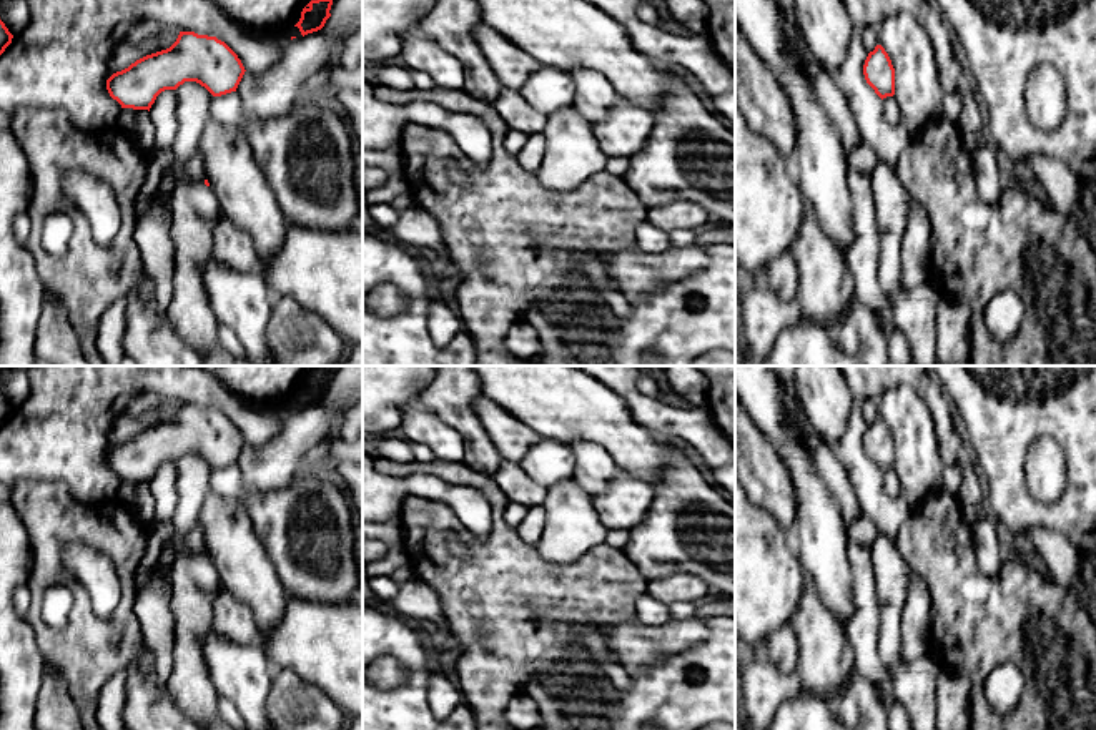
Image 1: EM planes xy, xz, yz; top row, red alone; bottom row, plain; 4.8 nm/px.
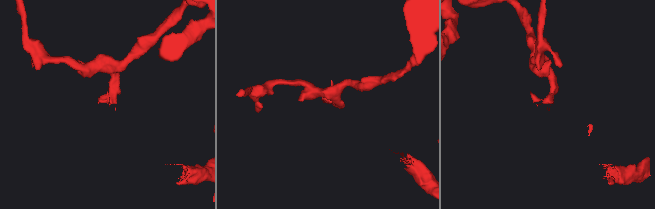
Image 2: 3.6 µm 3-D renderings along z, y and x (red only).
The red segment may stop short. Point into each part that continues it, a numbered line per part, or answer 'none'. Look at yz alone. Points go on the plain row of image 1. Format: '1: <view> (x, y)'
none

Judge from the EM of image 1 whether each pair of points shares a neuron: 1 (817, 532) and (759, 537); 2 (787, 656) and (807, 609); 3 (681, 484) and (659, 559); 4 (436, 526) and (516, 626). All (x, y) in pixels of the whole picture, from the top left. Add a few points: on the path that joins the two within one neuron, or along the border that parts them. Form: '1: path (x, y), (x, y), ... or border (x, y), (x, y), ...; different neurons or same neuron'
1: border (789, 539), (804, 569); different neurons
2: border (789, 624), (797, 642), (797, 670); different neurons
3: path (681, 503), (676, 512), (674, 534), (667, 541); same neuron
4: path (438, 552), (481, 596), (489, 599); same neuron

